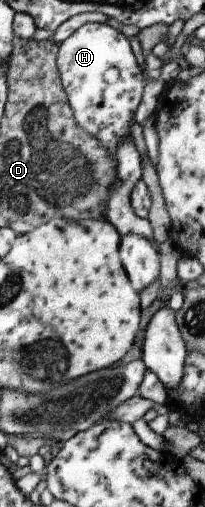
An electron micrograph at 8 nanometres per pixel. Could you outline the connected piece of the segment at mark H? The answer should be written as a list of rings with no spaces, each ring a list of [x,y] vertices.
[[[97,22],[85,24],[59,45],[57,65],[59,77],[74,113],[75,123],[104,144],[115,159],[115,150],[121,139],[127,136],[132,138],[129,127],[135,117],[146,83],[142,78],[143,71],[138,66],[129,38],[107,24]]]

